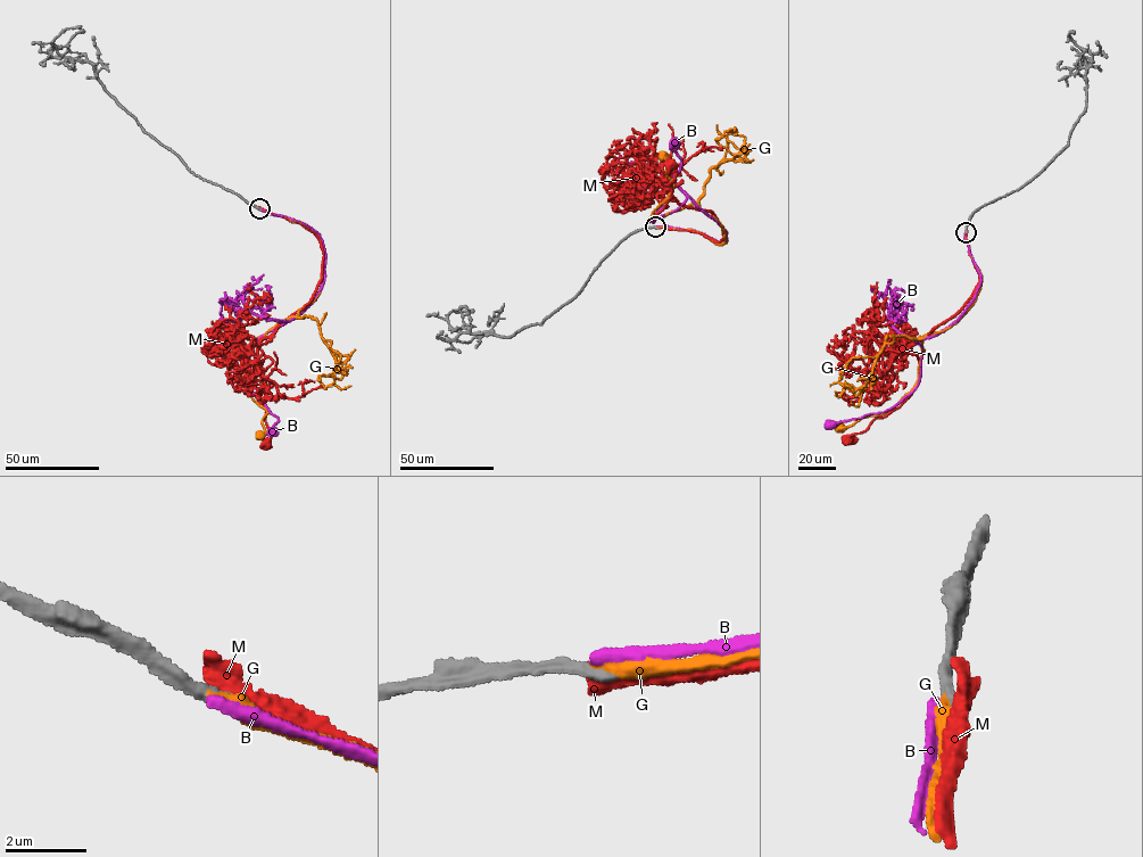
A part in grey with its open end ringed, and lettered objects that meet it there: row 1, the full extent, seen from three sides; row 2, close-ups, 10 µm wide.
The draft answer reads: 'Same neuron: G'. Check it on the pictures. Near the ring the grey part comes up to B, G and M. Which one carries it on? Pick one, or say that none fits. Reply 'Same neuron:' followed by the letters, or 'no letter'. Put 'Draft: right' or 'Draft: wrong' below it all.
Same neuron: G
Draft: right

